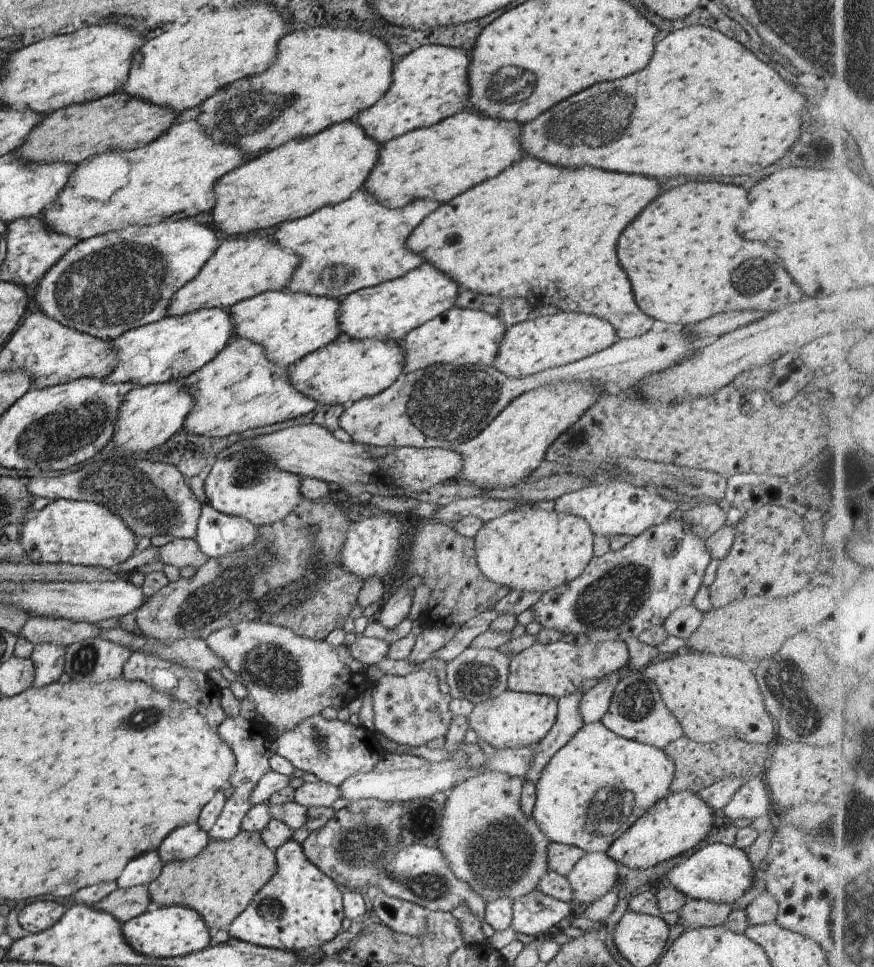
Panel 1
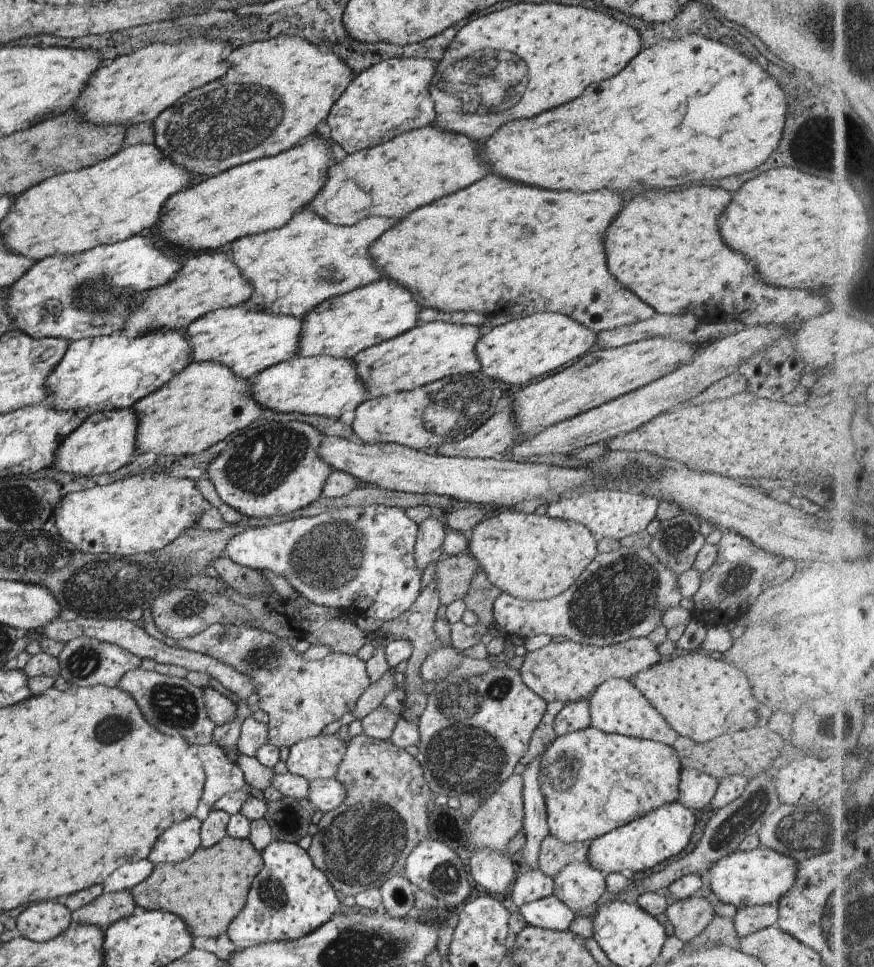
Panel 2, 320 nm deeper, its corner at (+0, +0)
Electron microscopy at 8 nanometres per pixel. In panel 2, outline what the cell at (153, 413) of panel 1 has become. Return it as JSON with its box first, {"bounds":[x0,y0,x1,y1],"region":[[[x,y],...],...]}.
{"bounds":[52,408,136,479],"region":[[[132,408],[105,410],[87,416],[71,434],[64,438],[55,450],[52,468],[75,477],[95,479],[101,474],[109,474],[133,461],[135,447],[136,414]]]}

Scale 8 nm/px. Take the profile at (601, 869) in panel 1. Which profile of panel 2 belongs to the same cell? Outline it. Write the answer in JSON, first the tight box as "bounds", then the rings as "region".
{"bounds":[553,862,606,914],"region":[[[573,862],[563,866],[553,880],[553,894],[576,914],[595,904],[605,895],[606,875],[589,862]]]}

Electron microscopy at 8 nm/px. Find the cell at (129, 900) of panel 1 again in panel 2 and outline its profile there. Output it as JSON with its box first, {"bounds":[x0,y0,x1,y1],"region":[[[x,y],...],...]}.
{"bounds":[70,890,135,930],"region":[[[130,890],[102,893],[95,901],[71,911],[70,921],[99,926],[105,930],[117,920],[131,915],[135,906]]]}

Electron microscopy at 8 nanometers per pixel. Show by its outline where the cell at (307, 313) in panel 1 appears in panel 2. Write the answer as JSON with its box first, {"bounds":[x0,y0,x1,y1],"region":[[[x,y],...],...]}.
{"bounds":[181,304,302,380],"region":[[[241,304],[209,311],[181,330],[190,348],[191,361],[211,361],[225,366],[235,378],[248,380],[254,374],[290,359],[296,346],[302,319],[247,311]]]}

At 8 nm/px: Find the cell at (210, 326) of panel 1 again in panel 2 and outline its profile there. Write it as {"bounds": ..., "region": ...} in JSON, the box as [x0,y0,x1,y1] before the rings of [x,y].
{"bounds":[43,331,190,414],"region":[[[119,331],[111,333],[107,336],[98,337],[85,337],[71,341],[67,344],[64,350],[63,356],[59,359],[59,362],[51,369],[51,372],[46,376],[44,382],[44,389],[46,390],[46,396],[43,398],[45,404],[54,411],[71,411],[74,410],[76,413],[93,414],[105,410],[119,410],[129,409],[133,406],[134,402],[137,402],[140,398],[147,396],[151,391],[157,390],[160,386],[163,386],[171,377],[174,377],[175,373],[178,373],[187,363],[190,362],[190,348],[187,339],[182,335],[181,331],[167,331],[167,332],[150,332],[141,335],[134,339],[128,339],[123,336]]]}

